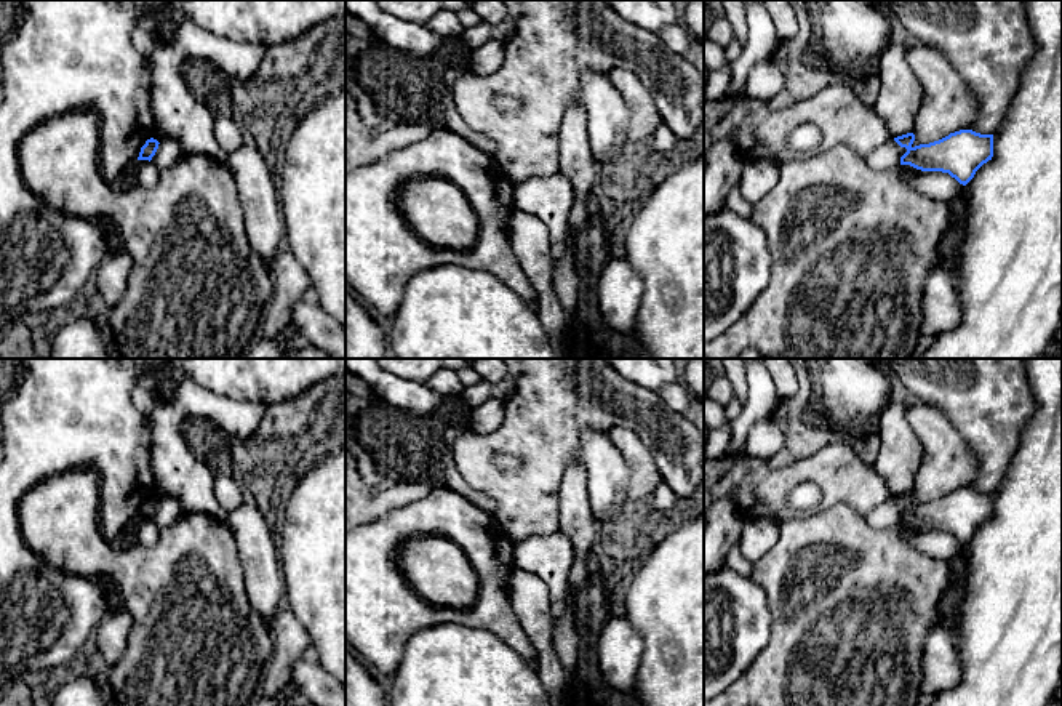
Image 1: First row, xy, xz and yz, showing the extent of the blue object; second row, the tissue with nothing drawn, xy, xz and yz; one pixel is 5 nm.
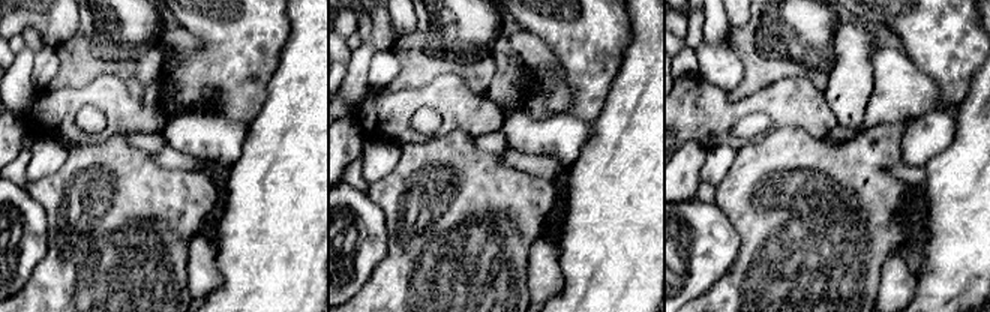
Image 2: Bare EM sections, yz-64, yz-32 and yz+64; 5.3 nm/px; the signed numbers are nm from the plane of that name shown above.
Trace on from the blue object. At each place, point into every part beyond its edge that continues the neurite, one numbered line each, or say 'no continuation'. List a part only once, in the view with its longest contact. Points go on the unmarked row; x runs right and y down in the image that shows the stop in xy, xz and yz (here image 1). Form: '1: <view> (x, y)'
no continuation

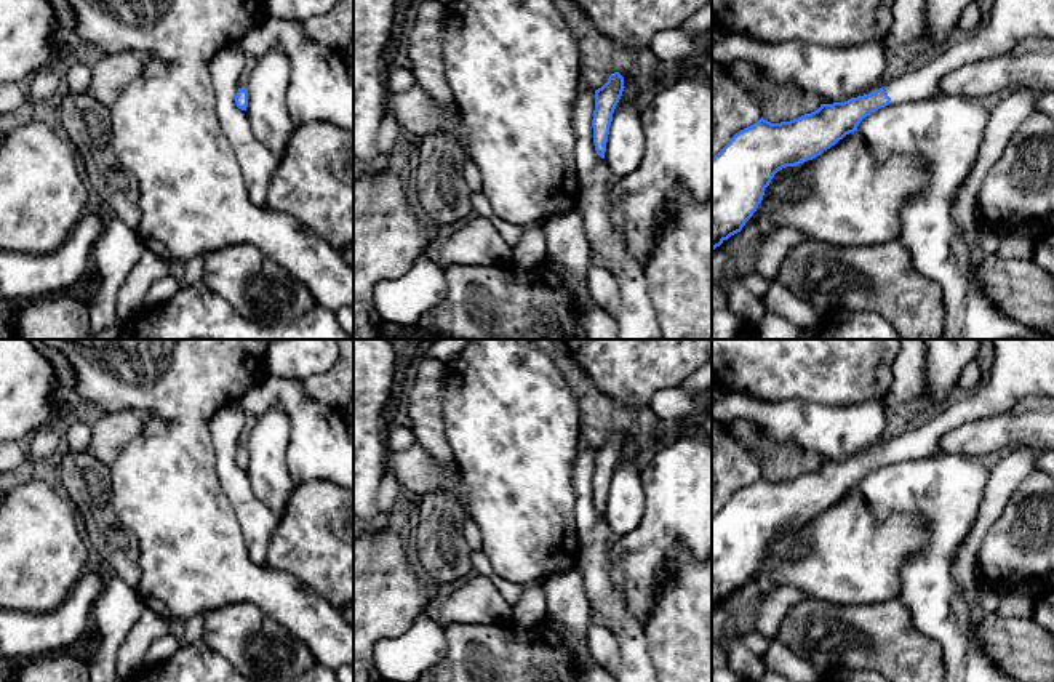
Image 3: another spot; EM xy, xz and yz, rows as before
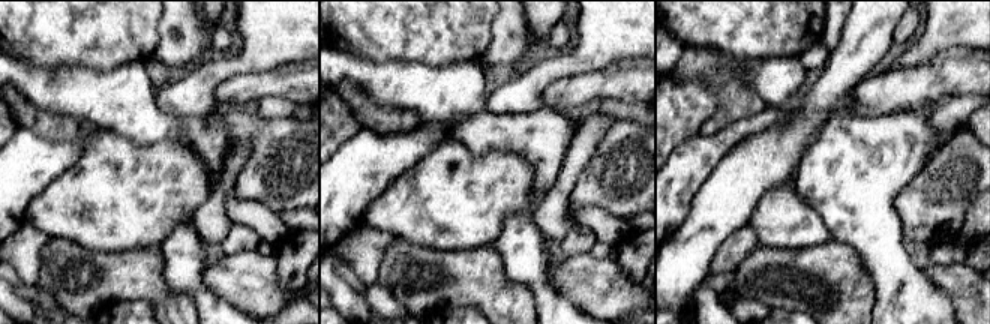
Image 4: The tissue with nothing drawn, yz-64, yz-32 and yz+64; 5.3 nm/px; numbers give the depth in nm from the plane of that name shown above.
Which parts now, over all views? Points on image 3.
1: yz (1021, 369)

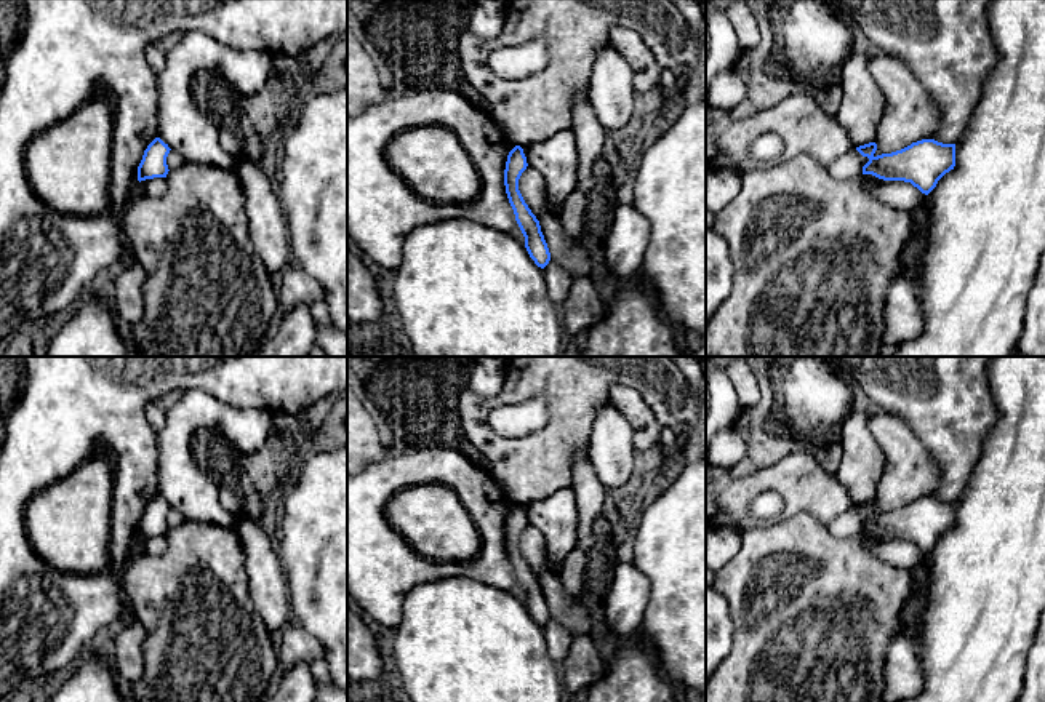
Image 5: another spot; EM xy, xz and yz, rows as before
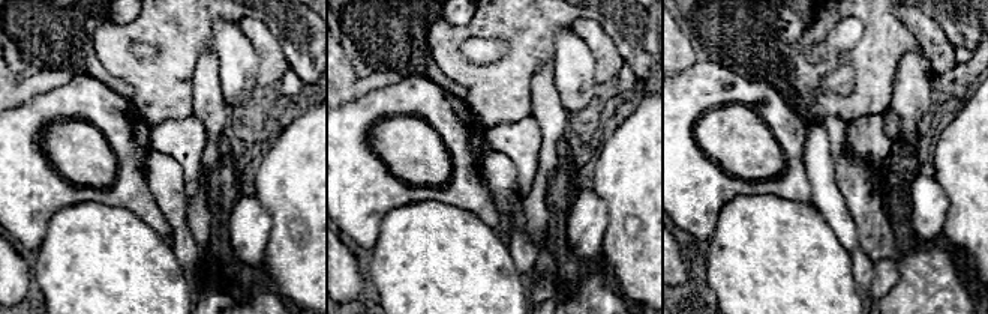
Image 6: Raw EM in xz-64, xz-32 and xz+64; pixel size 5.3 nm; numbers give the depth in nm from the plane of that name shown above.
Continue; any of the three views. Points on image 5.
no continuation

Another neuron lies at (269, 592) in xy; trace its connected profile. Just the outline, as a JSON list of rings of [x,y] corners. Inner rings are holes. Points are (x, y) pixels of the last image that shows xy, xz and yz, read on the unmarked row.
[[[245,515],[234,528],[243,547],[253,608],[277,636],[291,619],[291,592],[282,561],[258,518]]]

